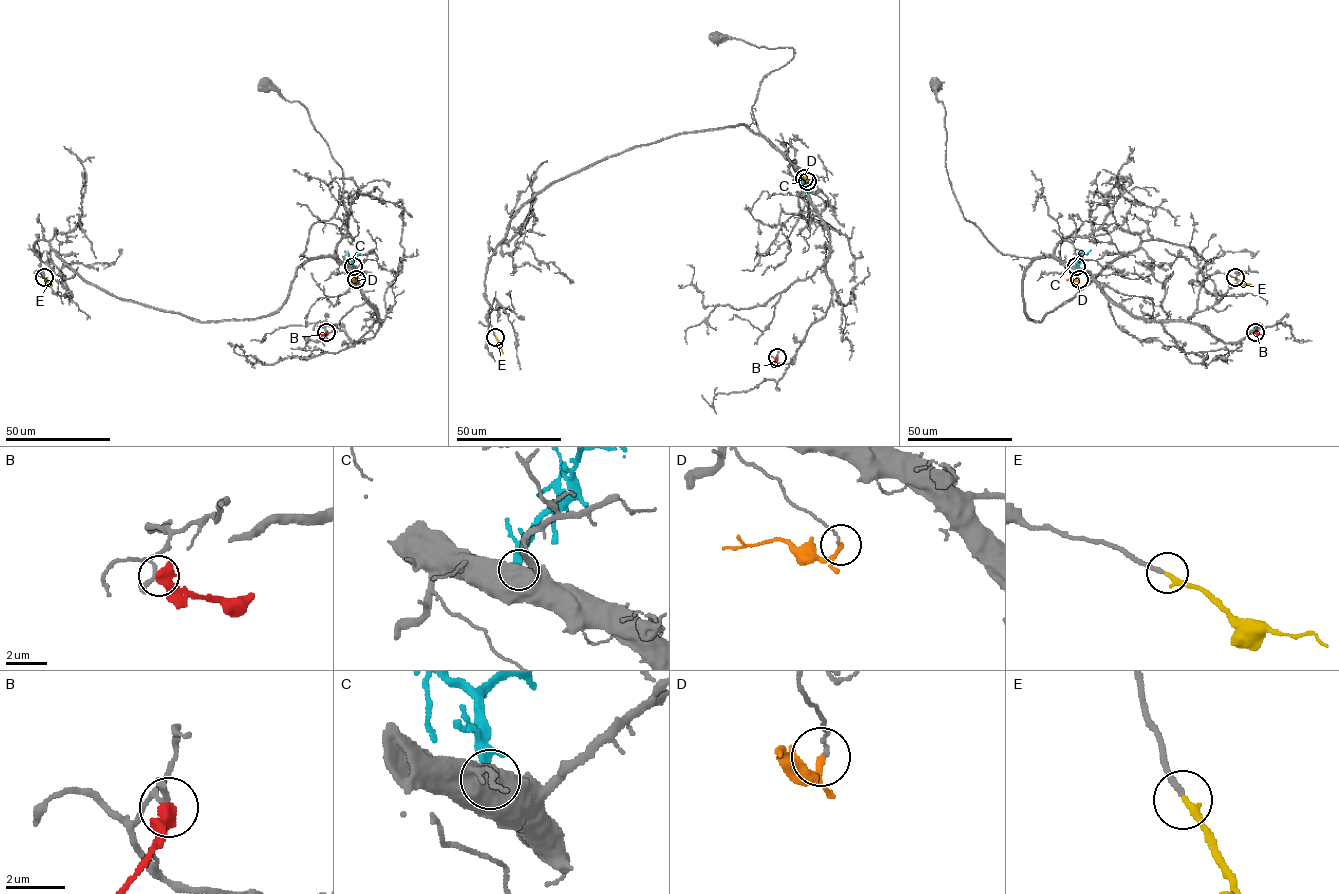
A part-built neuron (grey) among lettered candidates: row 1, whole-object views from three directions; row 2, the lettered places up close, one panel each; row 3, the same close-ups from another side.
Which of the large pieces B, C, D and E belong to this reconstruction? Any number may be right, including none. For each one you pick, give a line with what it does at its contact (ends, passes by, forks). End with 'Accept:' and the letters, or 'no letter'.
E: it ends there
Accept: E

